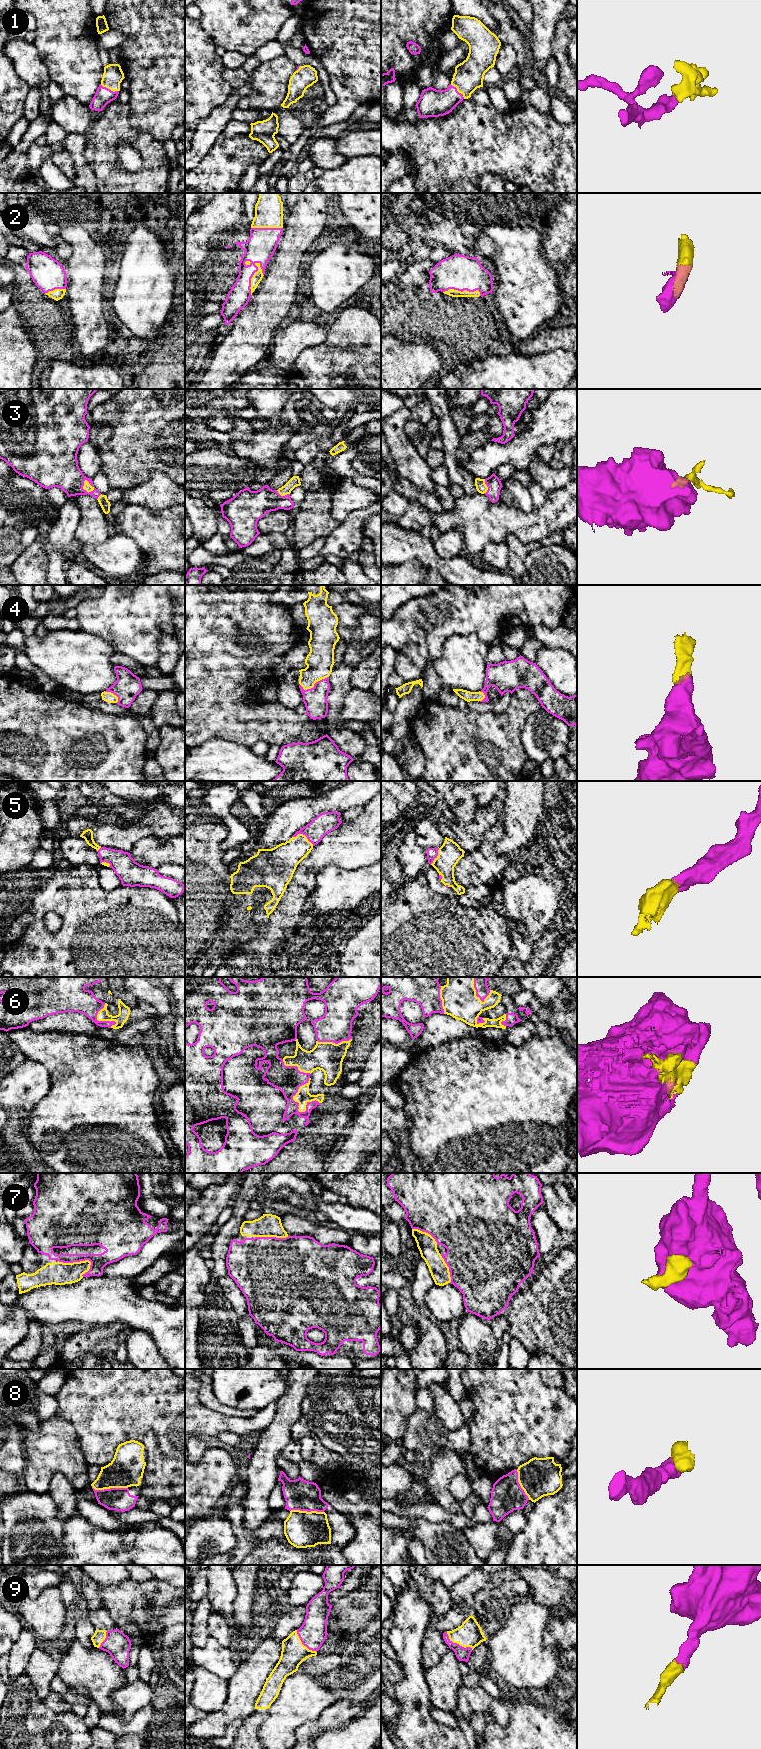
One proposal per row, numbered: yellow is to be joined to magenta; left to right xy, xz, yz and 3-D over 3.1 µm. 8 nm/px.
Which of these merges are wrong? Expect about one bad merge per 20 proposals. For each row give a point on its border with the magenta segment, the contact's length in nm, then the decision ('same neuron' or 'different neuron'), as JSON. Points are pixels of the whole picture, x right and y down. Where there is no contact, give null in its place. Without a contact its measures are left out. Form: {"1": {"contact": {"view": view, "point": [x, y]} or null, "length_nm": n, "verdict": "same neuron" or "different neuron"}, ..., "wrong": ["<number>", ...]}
{"1": {"contact": {"view": "yz", "point": [456, 90]}, "length_nm": 170, "verdict": "same neuron"}, "2": {"contact": {"view": "xz", "point": [250, 279]}, "length_nm": 280, "verdict": "same neuron"}, "3": {"contact": {"view": "xy", "point": [83, 485]}, "length_nm": 120, "verdict": "same neuron"}, "4": {"contact": {"view": "xz", "point": [314, 685]}, "length_nm": 240, "verdict": "same neuron"}, "5": {"contact": {"view": "xz", "point": [303, 834]}, "length_nm": 190, "verdict": "same neuron"}, "6": {"contact": {"view": "xz", "point": [295, 1094]}, "length_nm": 300, "verdict": "same neuron"}, "7": {"contact": {"view": "xy", "point": [75, 1261]}, "length_nm": 280, "verdict": "same neuron"}, "8": {"contact": {"view": "xy", "point": [110, 1488]}, "length_nm": 280, "verdict": "same neuron"}, "9": {"contact": {"view": "yz", "point": [458, 1644]}, "length_nm": 260, "verdict": "same neuron"}, "wrong": []}

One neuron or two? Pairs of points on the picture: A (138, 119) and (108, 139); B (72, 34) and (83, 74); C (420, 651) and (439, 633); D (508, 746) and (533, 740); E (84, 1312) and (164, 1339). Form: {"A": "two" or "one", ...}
{"A": "two", "B": "one", "C": "two", "D": "two", "E": "one"}

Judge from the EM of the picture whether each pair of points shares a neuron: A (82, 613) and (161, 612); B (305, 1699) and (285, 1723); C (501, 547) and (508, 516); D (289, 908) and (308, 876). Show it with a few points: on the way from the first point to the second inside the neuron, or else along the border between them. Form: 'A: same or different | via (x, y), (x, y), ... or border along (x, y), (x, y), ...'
A: same | via (102, 613), (141, 612)
B: same | via (299, 1705), (287, 1717)
C: different | border along (504, 540), (490, 542), (481, 553)
D: same | via (290, 899), (290, 889), (299, 880)

